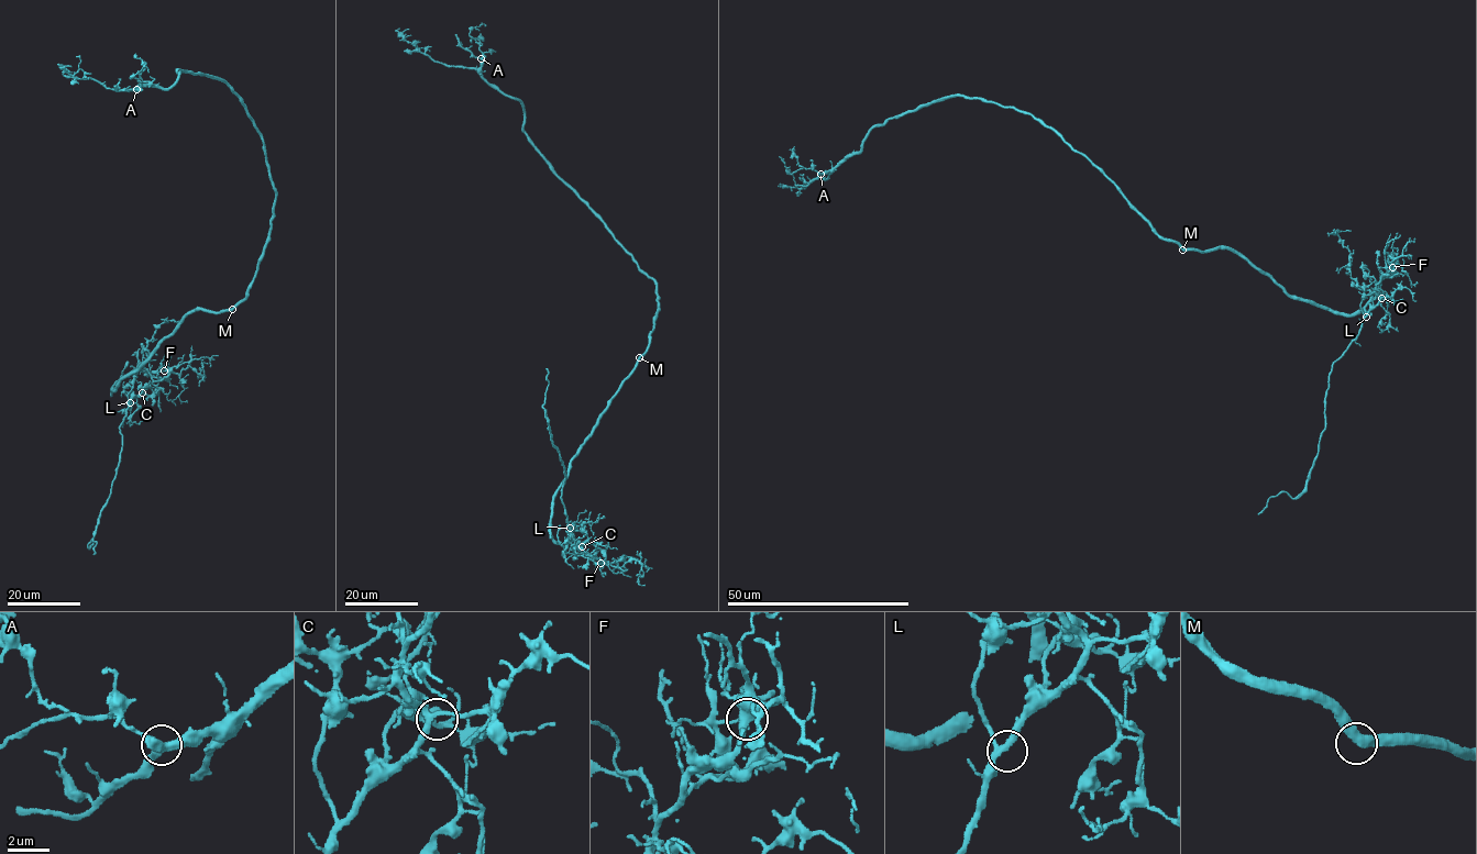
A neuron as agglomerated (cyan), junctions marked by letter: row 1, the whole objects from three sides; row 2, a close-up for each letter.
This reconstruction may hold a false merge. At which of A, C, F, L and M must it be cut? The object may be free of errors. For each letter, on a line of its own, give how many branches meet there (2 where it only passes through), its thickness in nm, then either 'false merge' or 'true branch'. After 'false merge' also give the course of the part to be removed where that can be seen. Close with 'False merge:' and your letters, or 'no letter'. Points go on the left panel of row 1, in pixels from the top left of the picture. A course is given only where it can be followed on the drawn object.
A: 3 | 320 nm | true branch
C: 3 | 240 nm | true branch
F: 2 | 220 nm | false merge | (163, 370), (167, 377), (130, 399), (120, 428), (122, 451), (111, 494), (87, 545), (92, 538), (94, 554)
L: 3 | 260 nm | true branch
M: 2 | 440 nm | true branch
False merge: F

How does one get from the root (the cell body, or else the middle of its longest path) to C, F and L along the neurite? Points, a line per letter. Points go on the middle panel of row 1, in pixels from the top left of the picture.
C: (640, 357), (571, 459), (553, 500), (550, 534), (572, 554), (595, 548), (586, 542), (582, 546)
F: (640, 357), (571, 459), (568, 476), (552, 505), (550, 534), (553, 540), (572, 554), (601, 563)
L: (640, 357), (571, 459), (554, 498), (550, 534), (568, 552), (570, 528)

